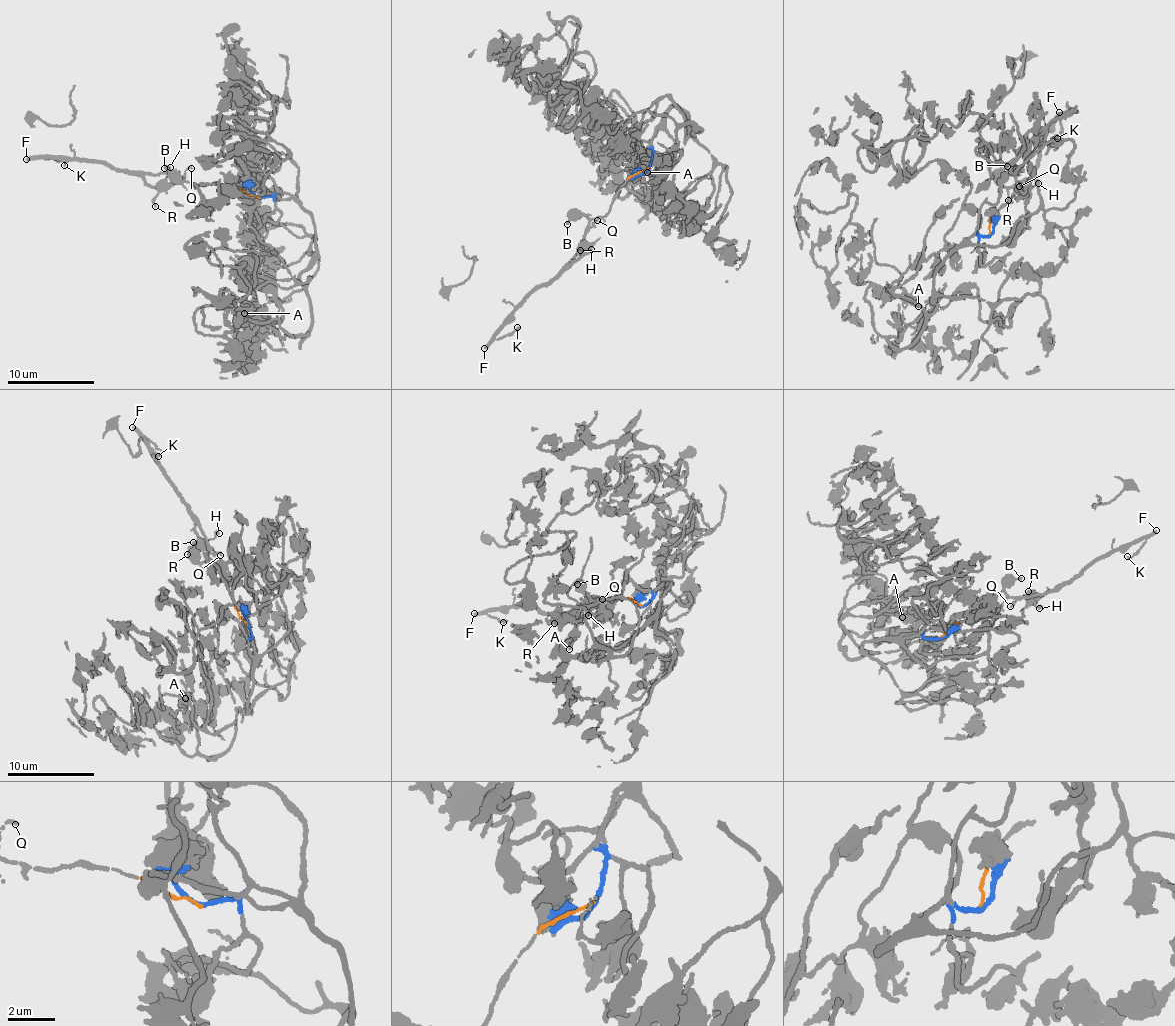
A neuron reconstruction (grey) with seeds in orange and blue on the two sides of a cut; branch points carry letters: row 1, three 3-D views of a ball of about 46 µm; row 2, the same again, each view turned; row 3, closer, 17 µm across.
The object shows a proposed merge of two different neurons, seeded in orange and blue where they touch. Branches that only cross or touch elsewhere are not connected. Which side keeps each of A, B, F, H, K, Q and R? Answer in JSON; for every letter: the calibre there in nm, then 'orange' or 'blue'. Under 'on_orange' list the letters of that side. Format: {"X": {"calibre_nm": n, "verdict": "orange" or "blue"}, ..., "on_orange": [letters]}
{"A": {"calibre_nm": 320, "verdict": "blue"}, "B": {"calibre_nm": 190, "verdict": "orange"}, "F": {"calibre_nm": 280, "verdict": "orange"}, "H": {"calibre_nm": 200, "verdict": "orange"}, "K": {"calibre_nm": 110, "verdict": "orange"}, "Q": {"calibre_nm": 100, "verdict": "orange"}, "R": {"calibre_nm": 140, "verdict": "orange"}, "on_orange": ["B", "F", "H", "K", "Q", "R"]}

